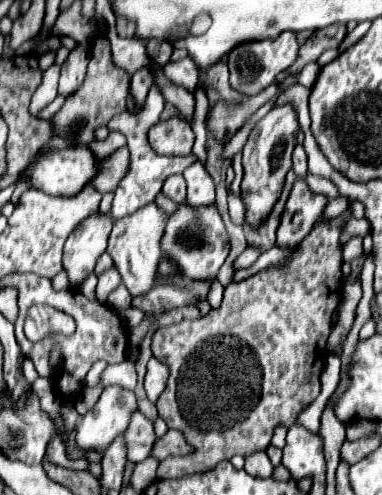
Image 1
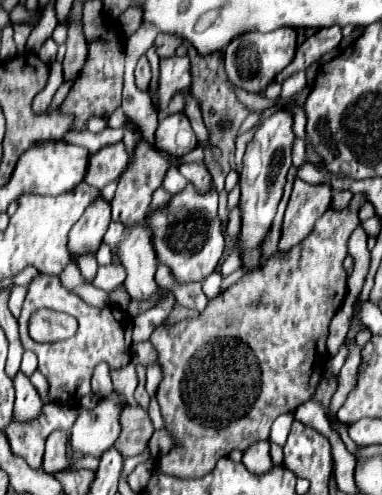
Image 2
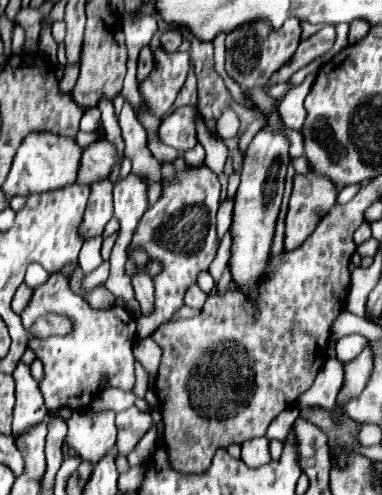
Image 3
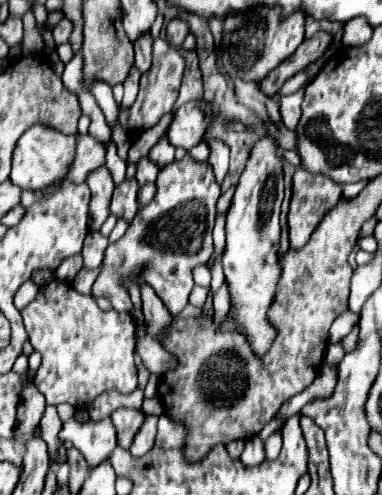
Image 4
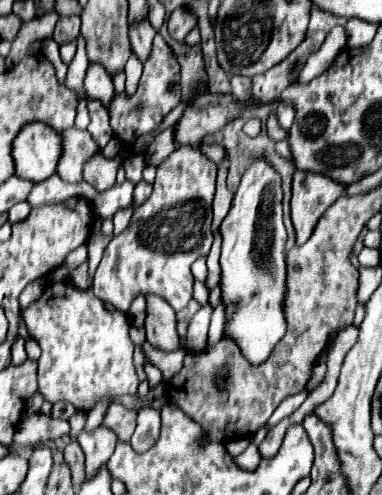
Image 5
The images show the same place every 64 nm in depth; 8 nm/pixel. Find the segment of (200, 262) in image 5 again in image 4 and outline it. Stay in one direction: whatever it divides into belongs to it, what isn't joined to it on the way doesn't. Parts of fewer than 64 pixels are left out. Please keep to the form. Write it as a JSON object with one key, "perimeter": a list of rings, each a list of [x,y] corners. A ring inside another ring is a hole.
{"perimeter":[[[198,264],[198,266],[194,268],[194,282],[196,282],[198,286],[204,286],[204,288],[210,286],[210,270],[208,270],[207,266]]]}

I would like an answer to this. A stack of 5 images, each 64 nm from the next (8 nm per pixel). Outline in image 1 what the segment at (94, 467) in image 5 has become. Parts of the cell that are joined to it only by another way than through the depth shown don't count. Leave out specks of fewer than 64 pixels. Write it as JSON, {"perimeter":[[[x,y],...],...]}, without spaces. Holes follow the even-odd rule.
{"perimeter":[[[108,386],[96,406],[86,412],[76,426],[76,446],[100,452],[108,448],[128,426],[128,414],[136,410],[134,392]]]}

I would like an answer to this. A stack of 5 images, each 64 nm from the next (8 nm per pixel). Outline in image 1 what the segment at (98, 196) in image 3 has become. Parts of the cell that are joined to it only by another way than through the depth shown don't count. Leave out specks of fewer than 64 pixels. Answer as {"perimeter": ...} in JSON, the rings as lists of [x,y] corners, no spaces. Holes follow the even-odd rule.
{"perimeter":[[[94,212],[68,236],[64,244],[64,268],[68,270],[72,286],[80,286],[80,282],[94,270],[100,252],[106,250],[110,228],[112,218],[108,214]]]}

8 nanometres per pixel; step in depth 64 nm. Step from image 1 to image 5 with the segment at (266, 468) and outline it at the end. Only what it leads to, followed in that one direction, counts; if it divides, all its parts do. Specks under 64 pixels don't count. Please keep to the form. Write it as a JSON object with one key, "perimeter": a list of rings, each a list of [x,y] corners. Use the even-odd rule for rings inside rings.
{"perimeter":[[[250,444],[242,454],[238,454],[234,458],[234,464],[240,466],[242,470],[256,470],[258,464],[260,464],[260,454],[258,454],[258,448],[254,444]]]}

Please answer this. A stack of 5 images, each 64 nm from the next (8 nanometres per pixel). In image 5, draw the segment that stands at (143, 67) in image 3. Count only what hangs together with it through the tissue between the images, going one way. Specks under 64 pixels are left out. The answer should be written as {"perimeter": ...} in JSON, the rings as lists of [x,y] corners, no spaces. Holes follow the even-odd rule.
{"perimeter":[[[142,18],[142,20],[136,20],[136,24],[132,22],[130,24],[130,44],[132,44],[132,50],[138,54],[138,58],[144,62],[148,58],[148,52],[150,52],[150,46],[152,46],[152,40],[154,40],[154,34],[156,30],[152,28],[150,20],[148,18]]]}

